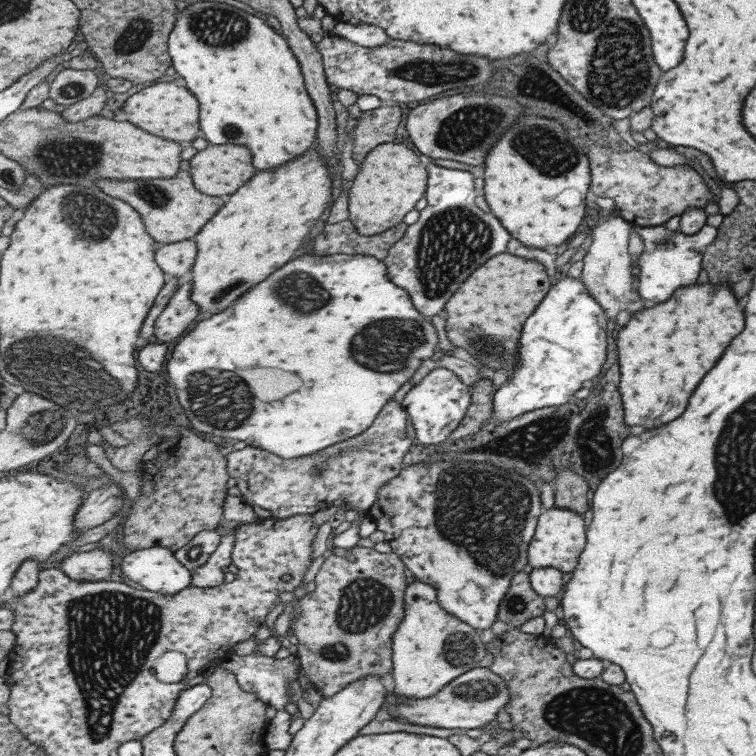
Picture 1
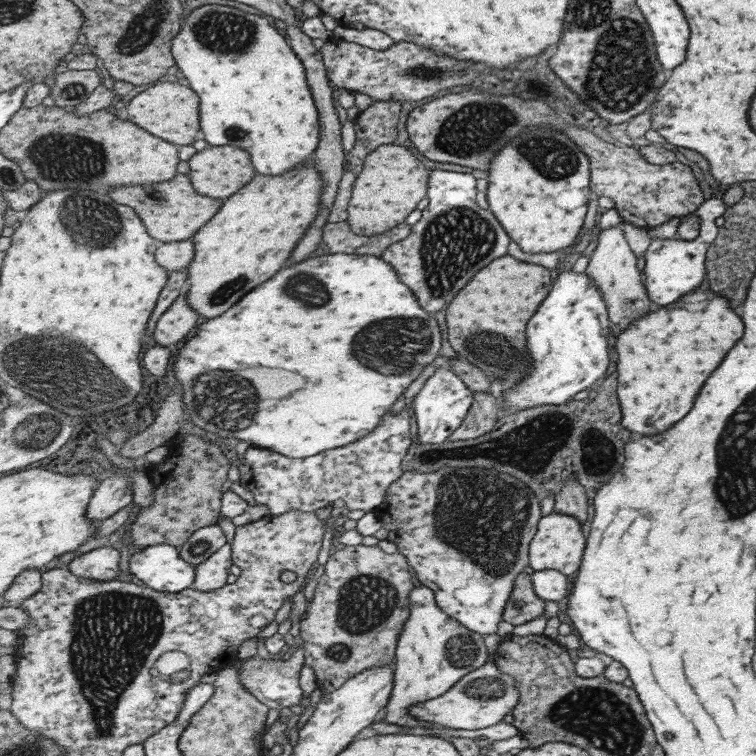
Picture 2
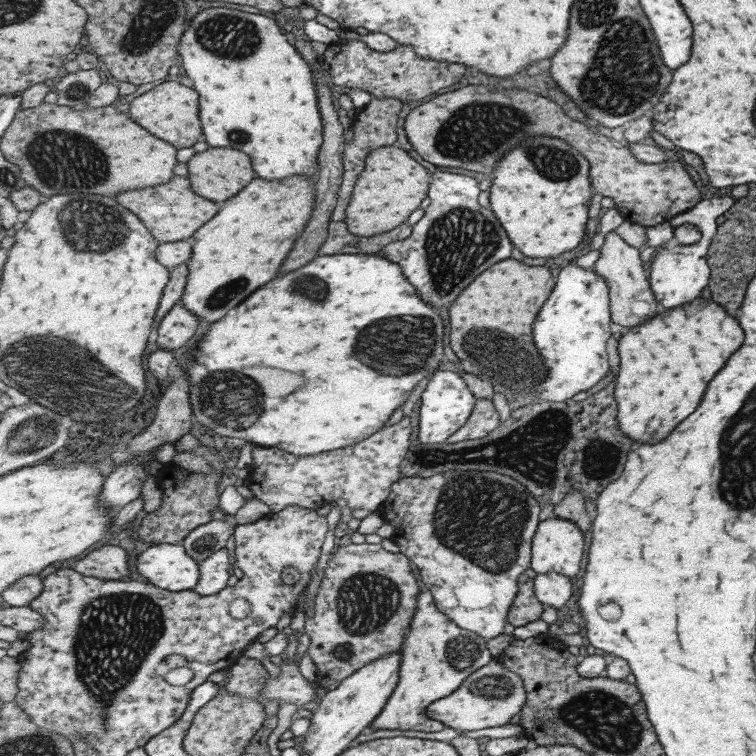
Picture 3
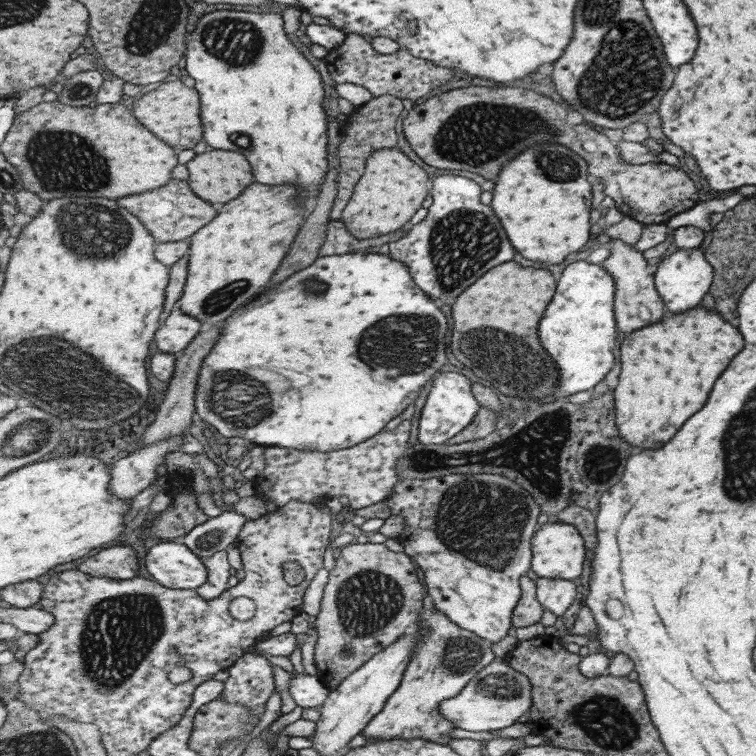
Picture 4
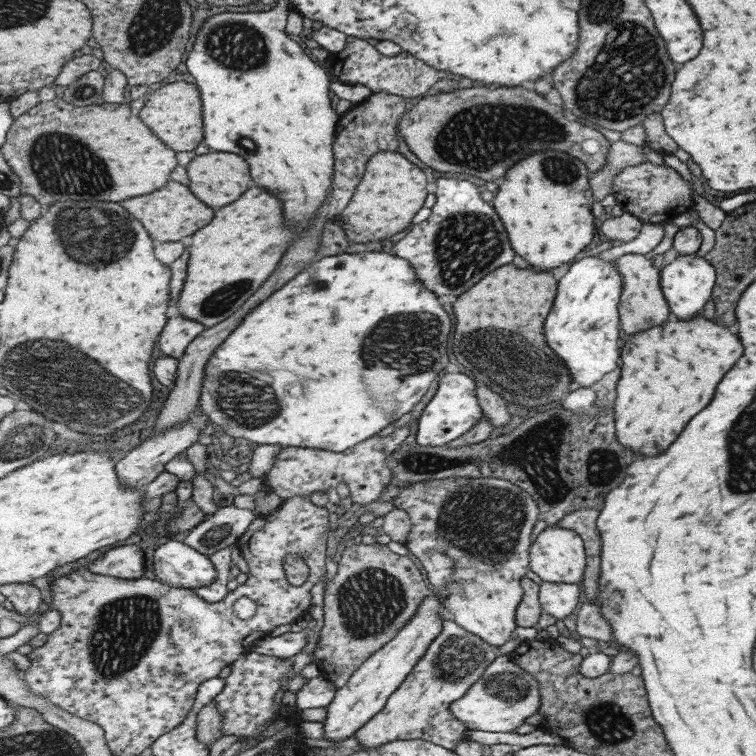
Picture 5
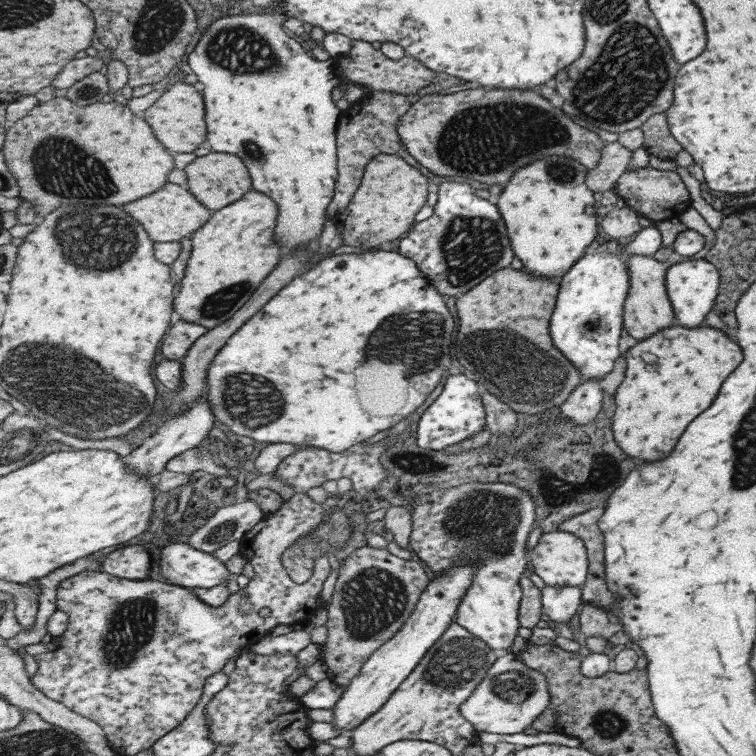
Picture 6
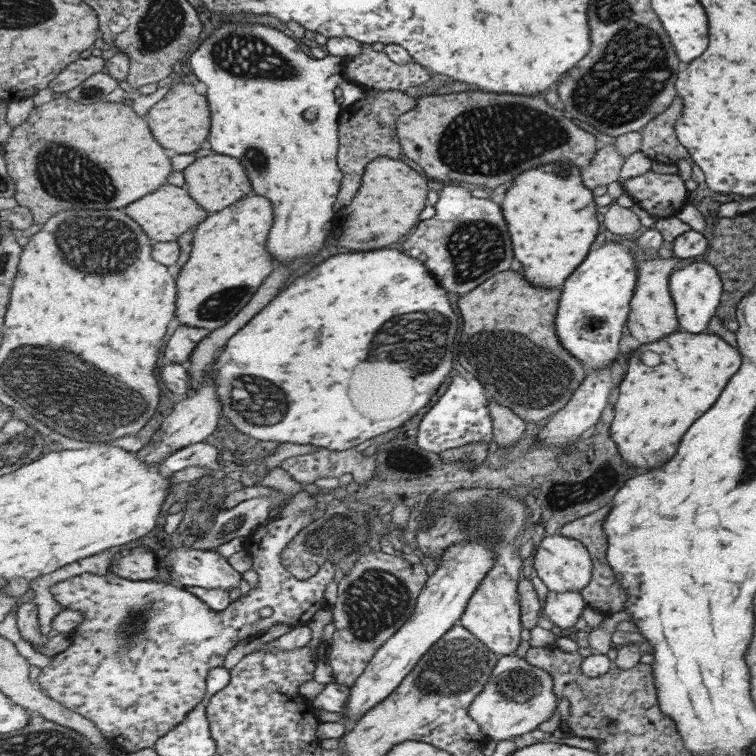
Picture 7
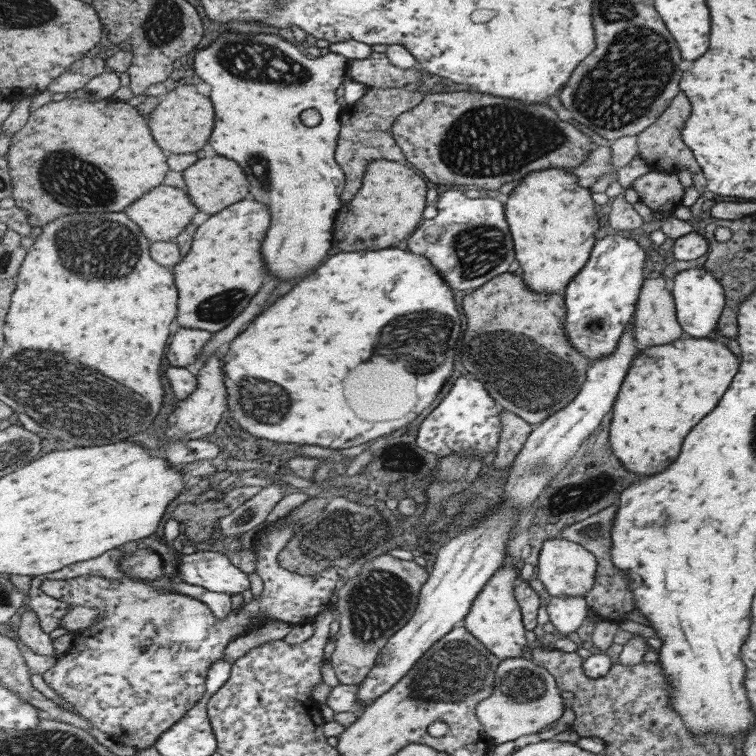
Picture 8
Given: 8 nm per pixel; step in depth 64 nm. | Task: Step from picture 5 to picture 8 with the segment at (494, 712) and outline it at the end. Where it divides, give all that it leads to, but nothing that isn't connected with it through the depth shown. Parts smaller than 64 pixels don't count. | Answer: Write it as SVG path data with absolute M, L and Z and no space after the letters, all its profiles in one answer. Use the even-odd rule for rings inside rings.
M529 657L505 659L497 669L497 682L493 696L481 702L477 717L495 744L511 742L521 736L547 730L549 722L561 716L563 702L555 690L555 678L547 668L535 664Z

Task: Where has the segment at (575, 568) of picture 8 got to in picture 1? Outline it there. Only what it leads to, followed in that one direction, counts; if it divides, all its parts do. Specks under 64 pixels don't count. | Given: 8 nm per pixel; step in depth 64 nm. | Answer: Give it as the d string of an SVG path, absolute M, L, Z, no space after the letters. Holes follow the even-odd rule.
M555 506L544 510L536 534L528 548L528 562L534 568L551 567L559 572L571 572L585 546L585 526L580 513Z

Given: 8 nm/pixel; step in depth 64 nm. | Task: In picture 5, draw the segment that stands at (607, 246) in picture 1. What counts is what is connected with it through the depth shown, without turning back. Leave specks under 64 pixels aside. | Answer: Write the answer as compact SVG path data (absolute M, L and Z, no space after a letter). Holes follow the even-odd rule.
M623 254L613 260L612 265L621 277L621 294L617 303L619 329L625 334L632 335L641 331L661 326L672 318L660 289L660 270L653 267L650 260L642 254Z

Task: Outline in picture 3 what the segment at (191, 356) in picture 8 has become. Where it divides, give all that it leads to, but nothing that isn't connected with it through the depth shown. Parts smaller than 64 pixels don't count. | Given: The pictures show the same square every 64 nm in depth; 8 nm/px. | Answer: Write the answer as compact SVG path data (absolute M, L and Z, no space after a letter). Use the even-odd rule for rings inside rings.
M179 301L168 313L165 318L161 318L161 326L157 326L155 333L158 335L158 345L161 349L175 350L185 346L197 332L201 320L195 316L184 302Z

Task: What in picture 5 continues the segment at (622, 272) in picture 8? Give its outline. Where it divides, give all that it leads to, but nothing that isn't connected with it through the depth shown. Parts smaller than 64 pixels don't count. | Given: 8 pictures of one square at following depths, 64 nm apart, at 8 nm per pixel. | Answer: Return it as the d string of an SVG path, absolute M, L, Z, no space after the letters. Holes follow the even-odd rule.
M587 256L573 262L559 278L561 292L557 292L557 308L553 308L553 316L548 316L545 326L549 326L549 348L564 361L565 368L571 373L571 390L595 384L615 368L620 358L617 303L622 284L612 263L597 259L597 256Z

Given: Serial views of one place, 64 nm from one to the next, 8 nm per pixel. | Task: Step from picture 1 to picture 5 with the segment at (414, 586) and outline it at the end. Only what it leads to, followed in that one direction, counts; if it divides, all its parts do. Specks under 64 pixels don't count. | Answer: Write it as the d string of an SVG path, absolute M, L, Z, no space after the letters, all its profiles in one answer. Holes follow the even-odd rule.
M447 617L441 634L429 645L424 657L412 670L412 675L388 699L384 711L356 733L355 739L360 748L377 748L393 740L423 738L455 750L469 740L465 737L469 728L453 715L452 706L469 694L473 684L477 684L498 656L501 656L498 647L465 630L452 617Z

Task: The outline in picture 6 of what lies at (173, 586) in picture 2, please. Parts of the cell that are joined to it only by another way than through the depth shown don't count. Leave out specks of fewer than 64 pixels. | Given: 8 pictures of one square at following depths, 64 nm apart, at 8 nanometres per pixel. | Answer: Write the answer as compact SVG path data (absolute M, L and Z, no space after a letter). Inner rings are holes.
M173 542L161 551L160 572L171 584L192 590L213 588L236 576L214 554L193 548L188 543Z

